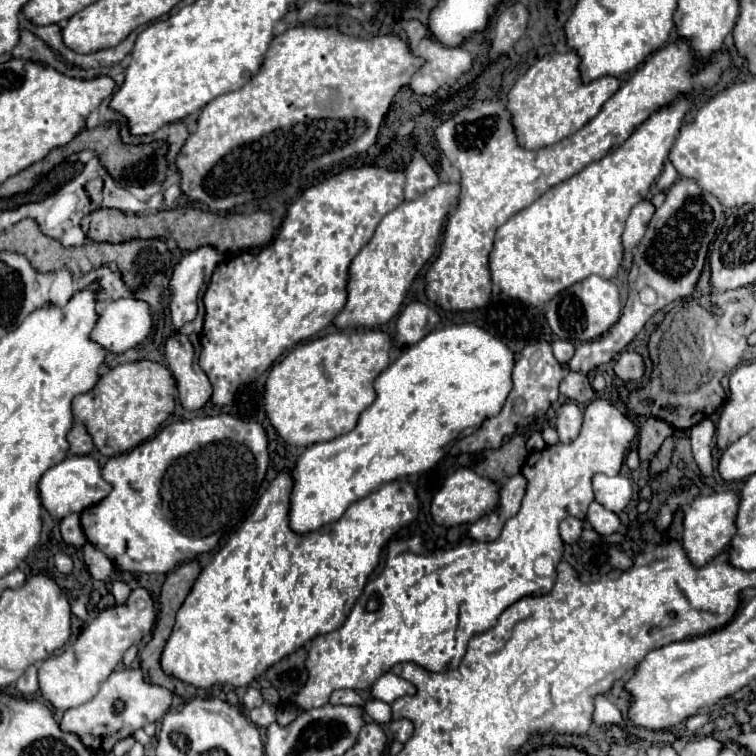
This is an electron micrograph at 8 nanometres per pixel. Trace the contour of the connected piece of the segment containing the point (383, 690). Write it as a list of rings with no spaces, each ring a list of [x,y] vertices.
[[[386,672],[382,674],[374,684],[372,684],[372,690],[370,690],[370,698],[376,698],[376,700],[382,700],[386,704],[392,704],[396,698],[402,698],[402,696],[414,696],[416,694],[416,686],[406,682],[404,678],[400,676],[394,676],[392,672]]]

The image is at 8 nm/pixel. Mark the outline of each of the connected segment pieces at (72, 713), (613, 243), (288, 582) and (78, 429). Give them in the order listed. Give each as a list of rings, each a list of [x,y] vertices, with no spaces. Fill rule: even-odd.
[[[116,670],[110,678],[102,684],[100,692],[86,704],[78,708],[70,708],[64,712],[60,728],[66,732],[74,732],[80,740],[96,754],[106,754],[112,750],[114,742],[120,738],[132,736],[138,728],[144,728],[148,722],[160,720],[172,704],[174,694],[158,684],[148,684],[142,678],[142,670]],[[116,702],[122,702],[122,712],[114,710]]]
[[[678,98],[670,106],[664,106],[642,126],[638,126],[636,132],[618,150],[598,162],[588,164],[576,176],[552,186],[534,204],[520,210],[504,226],[500,226],[494,238],[494,248],[490,252],[492,282],[498,284],[500,290],[510,298],[522,300],[534,308],[542,308],[554,294],[558,294],[566,286],[572,286],[574,282],[580,282],[582,278],[588,278],[592,274],[614,278],[622,264],[622,230],[626,228],[626,218],[640,200],[648,198],[650,186],[660,176],[664,160],[668,158],[668,152],[678,136],[686,110],[688,98]]]
[[[280,472],[262,494],[252,516],[200,572],[194,588],[176,614],[174,632],[162,652],[160,662],[166,674],[196,688],[210,688],[212,684],[244,688],[272,664],[292,654],[314,636],[340,628],[362,594],[370,572],[376,568],[382,546],[418,514],[418,496],[414,486],[408,480],[394,480],[354,502],[334,524],[326,524],[308,534],[298,534],[288,526],[292,486],[292,474]]]
[[[80,420],[74,422],[74,428],[68,434],[68,442],[70,442],[70,452],[72,454],[90,454],[94,450],[92,436],[88,434],[86,426]]]

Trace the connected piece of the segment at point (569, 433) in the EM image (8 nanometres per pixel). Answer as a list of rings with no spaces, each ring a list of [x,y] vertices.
[[[574,402],[562,404],[558,410],[558,422],[556,422],[556,432],[560,436],[562,444],[570,444],[582,428],[582,412]]]

